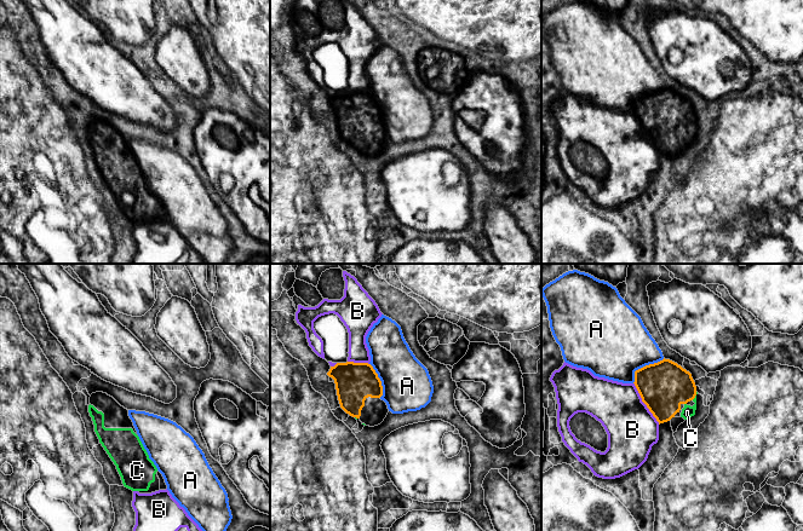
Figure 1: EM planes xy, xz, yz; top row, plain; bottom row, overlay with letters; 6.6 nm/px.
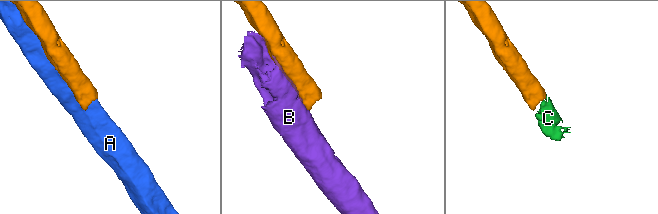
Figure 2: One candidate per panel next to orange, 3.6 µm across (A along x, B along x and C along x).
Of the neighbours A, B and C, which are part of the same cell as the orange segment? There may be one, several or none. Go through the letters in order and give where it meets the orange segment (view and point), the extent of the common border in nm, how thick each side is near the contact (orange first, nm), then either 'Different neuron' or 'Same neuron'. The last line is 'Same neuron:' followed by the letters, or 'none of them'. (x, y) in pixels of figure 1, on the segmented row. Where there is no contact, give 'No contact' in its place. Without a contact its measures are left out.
A: Touches orange at yz (643, 367). Shared border 280 nm. Thickness 320 nm (orange) against 460 nm. Different neuron
B: Touches orange at yz (643, 402). Shared border 320 nm. Thickness 320 nm (orange) against 340 nm. Different neuron
C: Touches orange at yz (695, 394). Shared border 70 nm. Thickness 320 nm (orange) against 80 nm. Same neuron
Same neuron: C

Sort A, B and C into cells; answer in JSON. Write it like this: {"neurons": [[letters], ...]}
{"neurons": [["A"], ["B"], ["C"]]}

